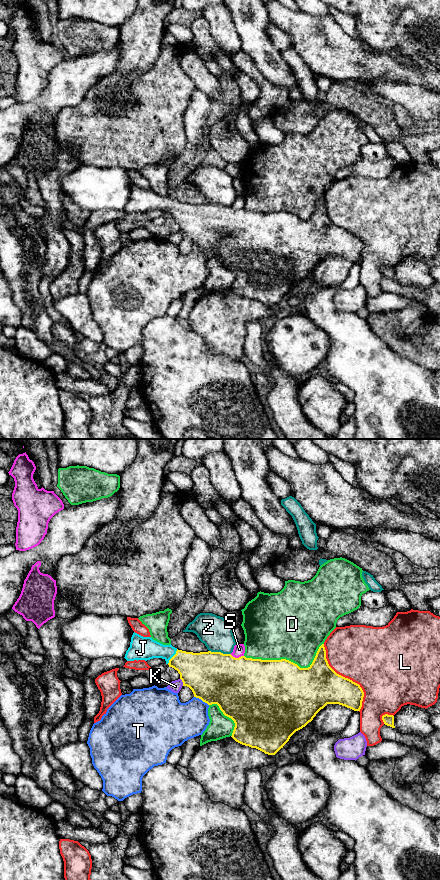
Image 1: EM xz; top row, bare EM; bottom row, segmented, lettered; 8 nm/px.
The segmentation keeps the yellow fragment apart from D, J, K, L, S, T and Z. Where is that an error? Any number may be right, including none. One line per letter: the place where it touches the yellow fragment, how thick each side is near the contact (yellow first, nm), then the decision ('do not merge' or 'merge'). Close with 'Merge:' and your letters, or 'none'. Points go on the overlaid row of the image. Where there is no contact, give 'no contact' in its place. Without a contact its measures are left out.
D: xz (287, 660) | 500/480 nm | do not merge
J: xz (173, 656) | 300/190 nm | merge
K: xz (182, 681) | 400/100 nm | do not merge
L: xz (347, 678) | 340/480 nm | do not merge
S: xz (237, 658) | 500/100 nm | do not merge
T: xz (201, 699) | 420/300 nm | do not merge
Z: xz (220, 652) | 420/260 nm | do not merge
Merge: J

